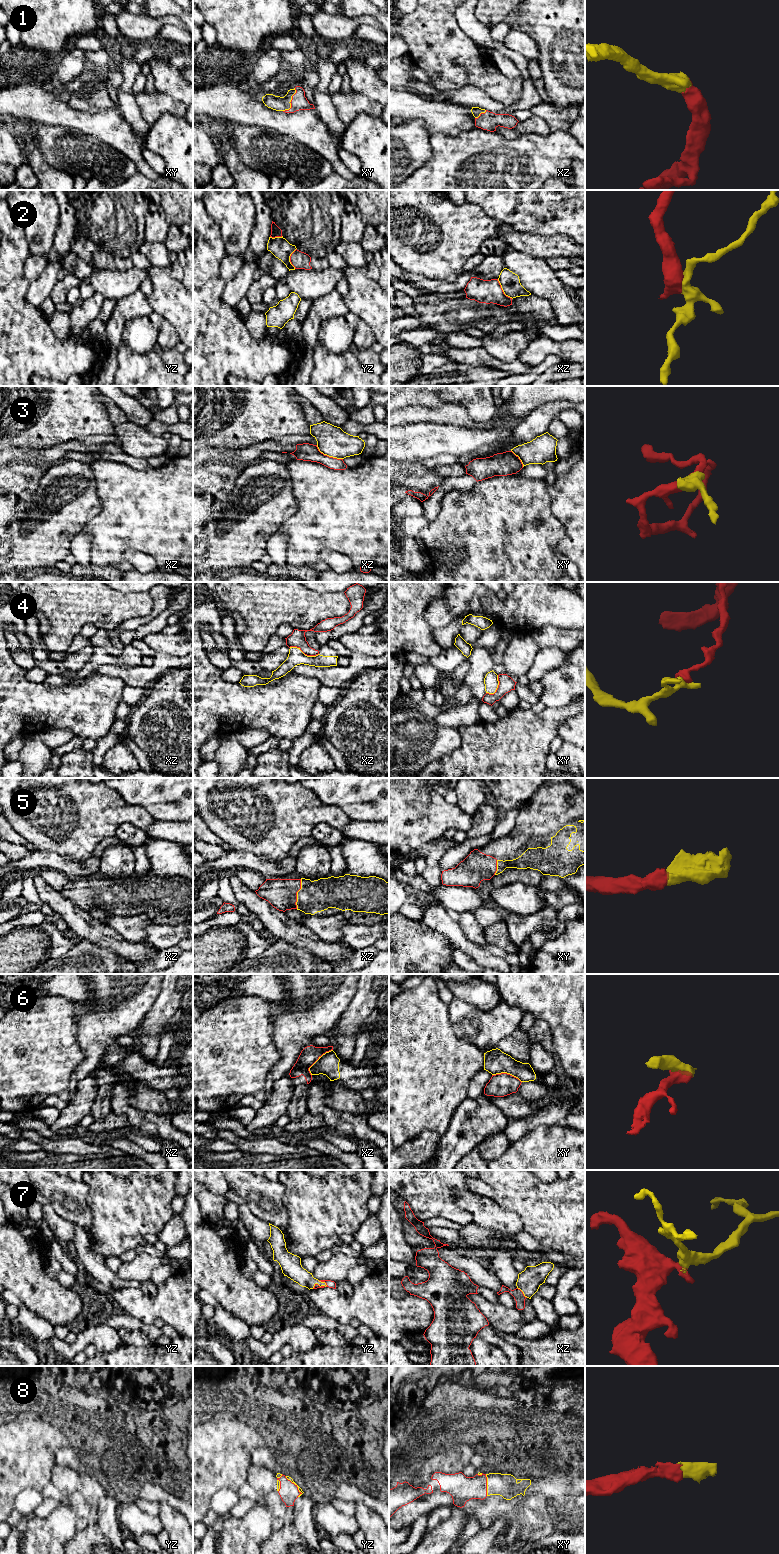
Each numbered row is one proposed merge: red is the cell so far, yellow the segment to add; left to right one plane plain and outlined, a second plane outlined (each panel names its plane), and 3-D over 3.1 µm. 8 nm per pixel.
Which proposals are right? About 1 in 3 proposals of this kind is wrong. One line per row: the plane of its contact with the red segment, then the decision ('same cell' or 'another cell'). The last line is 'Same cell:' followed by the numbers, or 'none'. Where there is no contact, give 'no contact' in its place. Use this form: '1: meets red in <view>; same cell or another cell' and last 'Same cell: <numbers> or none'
1: meets red in xy; same cell
2: meets red in xz; another cell
3: meets red in xz; another cell
4: meets red in xz; another cell
5: meets red in xz; same cell
6: meets red in xz; another cell
7: meets red in xz; same cell
8: meets red in yz; same cell
Same cell: 1, 5, 7, 8

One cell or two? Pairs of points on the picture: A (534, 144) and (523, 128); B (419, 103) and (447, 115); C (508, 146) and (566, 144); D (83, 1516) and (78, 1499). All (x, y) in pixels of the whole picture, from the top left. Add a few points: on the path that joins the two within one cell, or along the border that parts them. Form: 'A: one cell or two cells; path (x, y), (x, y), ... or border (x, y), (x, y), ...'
A: two cells; border (550, 131), (504, 137)
B: one cell; path (426, 109), (436, 115), (440, 115)
C: one cell; path (522, 146), (552, 146)
D: one cell; path (82, 1512), (79, 1503)

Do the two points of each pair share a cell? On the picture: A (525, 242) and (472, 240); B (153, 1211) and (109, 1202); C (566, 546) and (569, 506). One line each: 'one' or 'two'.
A: two
B: one
C: one

